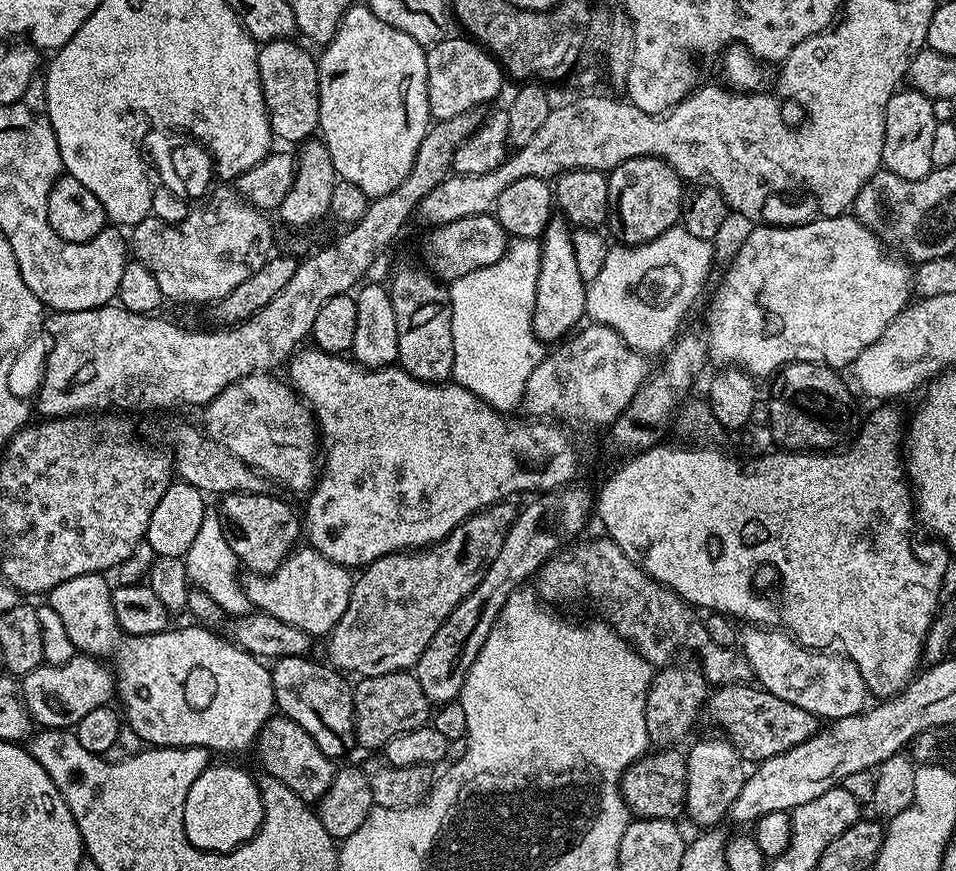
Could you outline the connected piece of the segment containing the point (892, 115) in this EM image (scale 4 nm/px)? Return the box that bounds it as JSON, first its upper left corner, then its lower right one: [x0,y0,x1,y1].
[883,86,937,180]

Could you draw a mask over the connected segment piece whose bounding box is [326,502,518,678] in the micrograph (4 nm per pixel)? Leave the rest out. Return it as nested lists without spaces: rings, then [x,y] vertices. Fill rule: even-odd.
[[[512,502],[491,504],[489,508],[473,512],[439,544],[423,550],[391,552],[367,565],[359,573],[361,576],[355,577],[346,614],[342,614],[340,621],[327,633],[327,663],[337,672],[357,672],[355,675],[360,678],[415,669],[430,638],[438,634],[438,626],[442,626],[448,615],[475,590],[490,562],[498,558],[498,550],[502,550],[504,536],[515,522],[517,511],[517,505],[512,505]]]

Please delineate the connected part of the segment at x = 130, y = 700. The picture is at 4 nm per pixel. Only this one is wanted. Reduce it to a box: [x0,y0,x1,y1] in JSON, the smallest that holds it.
[46,574,276,752]

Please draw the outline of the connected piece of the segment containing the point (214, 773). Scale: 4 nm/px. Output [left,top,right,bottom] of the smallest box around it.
[184,764,264,853]

